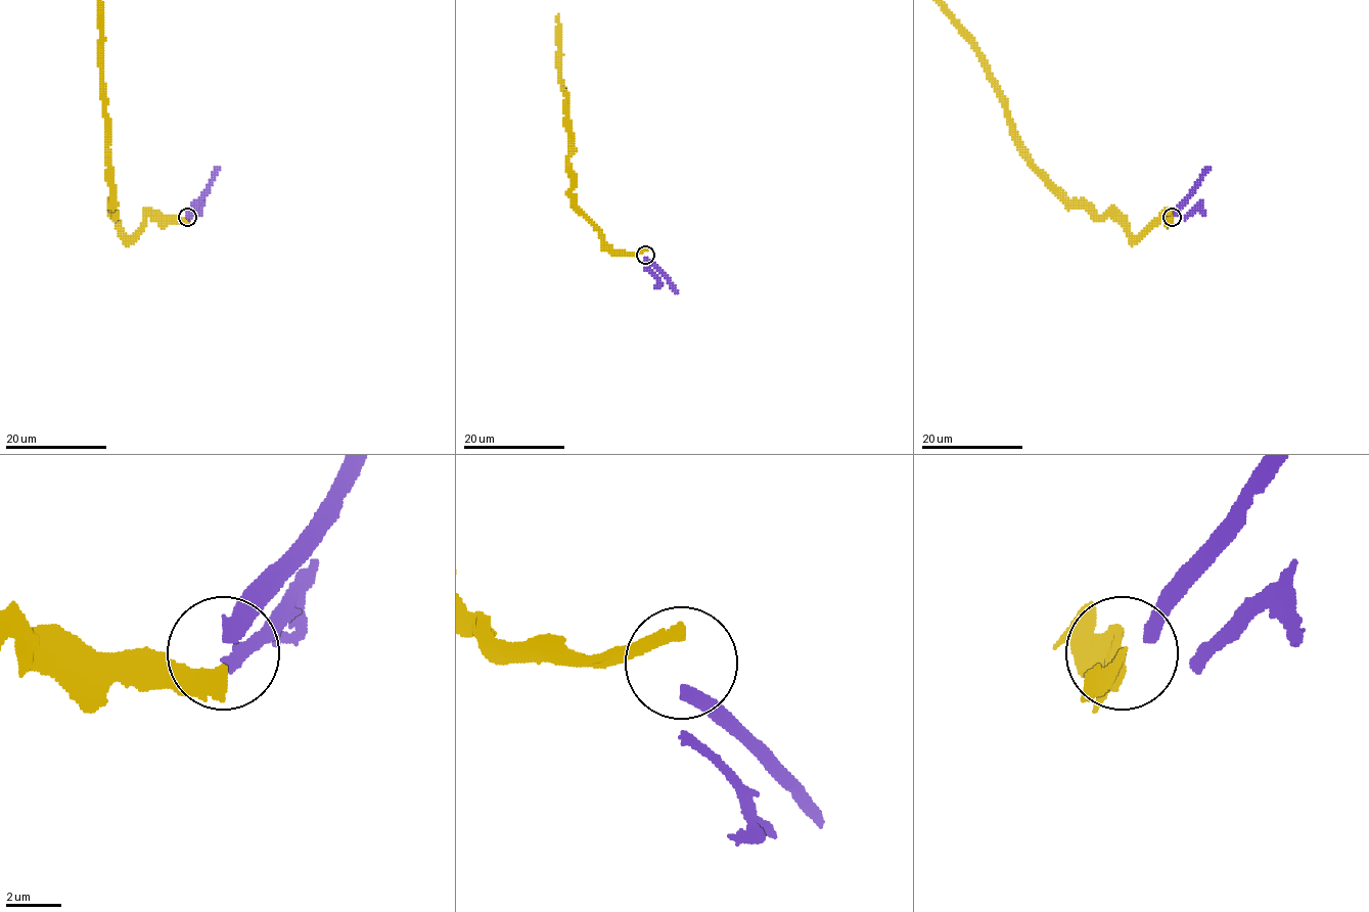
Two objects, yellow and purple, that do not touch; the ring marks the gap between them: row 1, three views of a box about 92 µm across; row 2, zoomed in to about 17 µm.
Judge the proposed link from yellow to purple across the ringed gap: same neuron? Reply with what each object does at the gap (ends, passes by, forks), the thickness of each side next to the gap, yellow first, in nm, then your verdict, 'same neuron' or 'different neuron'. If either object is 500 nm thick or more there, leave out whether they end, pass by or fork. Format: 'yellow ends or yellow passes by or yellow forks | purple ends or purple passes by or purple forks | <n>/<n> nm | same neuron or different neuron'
500/480 nm | different neuron

